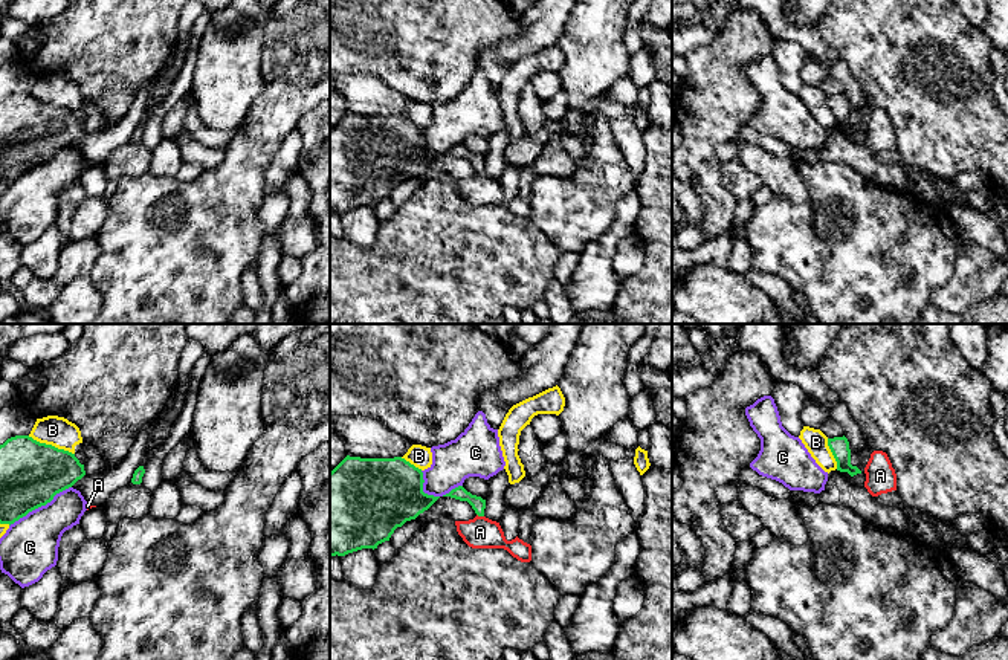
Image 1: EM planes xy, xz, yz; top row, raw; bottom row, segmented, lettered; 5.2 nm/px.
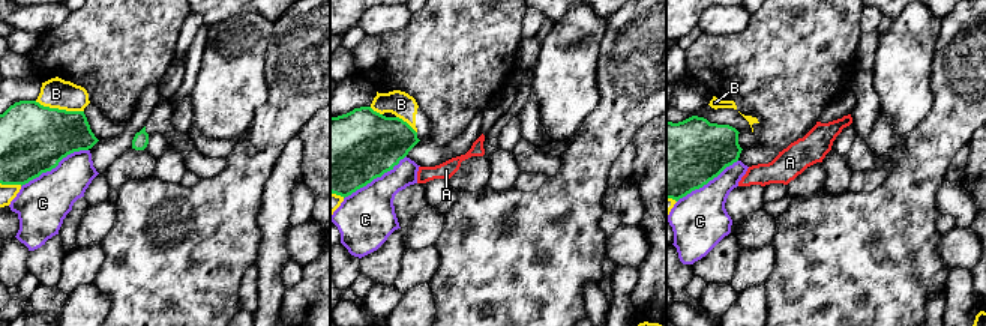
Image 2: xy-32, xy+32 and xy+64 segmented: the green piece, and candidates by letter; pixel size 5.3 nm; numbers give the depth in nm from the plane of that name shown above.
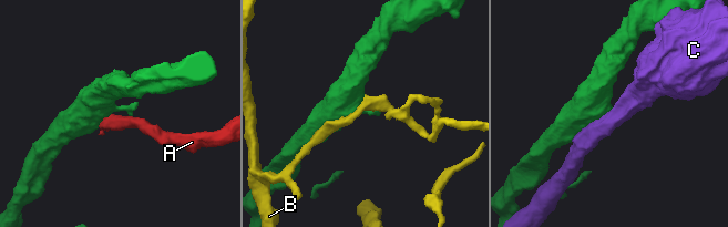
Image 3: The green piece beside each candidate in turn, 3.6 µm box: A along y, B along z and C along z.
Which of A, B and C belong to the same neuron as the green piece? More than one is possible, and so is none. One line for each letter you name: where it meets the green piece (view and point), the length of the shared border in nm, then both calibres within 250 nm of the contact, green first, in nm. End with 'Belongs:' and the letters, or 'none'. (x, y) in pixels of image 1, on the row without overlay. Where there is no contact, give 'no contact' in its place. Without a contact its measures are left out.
Belongs: none

